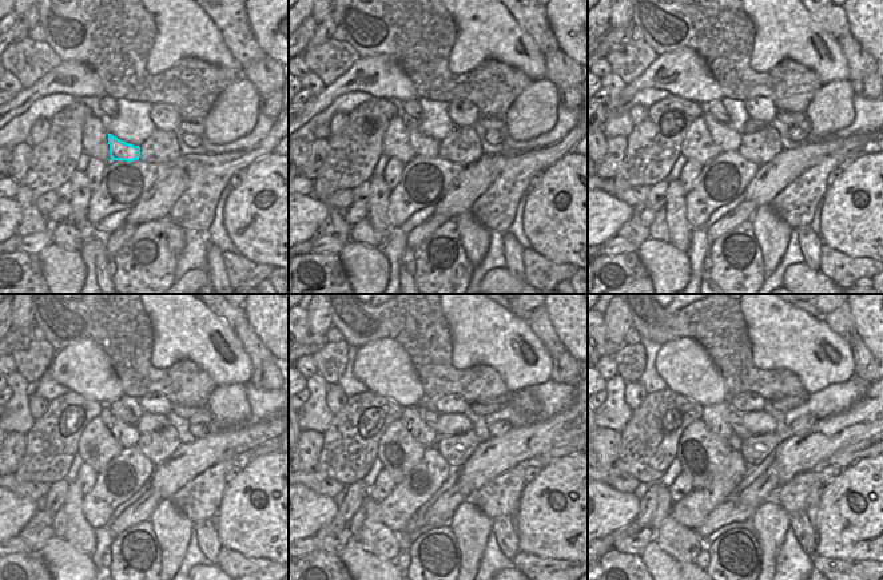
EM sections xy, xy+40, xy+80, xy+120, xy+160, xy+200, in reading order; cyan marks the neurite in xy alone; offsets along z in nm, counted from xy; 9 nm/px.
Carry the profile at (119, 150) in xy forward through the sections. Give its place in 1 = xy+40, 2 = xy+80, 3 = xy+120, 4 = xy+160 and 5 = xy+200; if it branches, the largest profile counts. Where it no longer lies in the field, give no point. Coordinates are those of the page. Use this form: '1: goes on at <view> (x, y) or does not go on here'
1: goes on at xy+40 (424, 146)
2: goes on at xy+80 (726, 139)
3: goes on at xy+120 (127, 436)
4: goes on at xy+160 (424, 434)
5: goes on at xy+200 (714, 416)

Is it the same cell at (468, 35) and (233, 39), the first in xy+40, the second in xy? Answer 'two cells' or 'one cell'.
two cells

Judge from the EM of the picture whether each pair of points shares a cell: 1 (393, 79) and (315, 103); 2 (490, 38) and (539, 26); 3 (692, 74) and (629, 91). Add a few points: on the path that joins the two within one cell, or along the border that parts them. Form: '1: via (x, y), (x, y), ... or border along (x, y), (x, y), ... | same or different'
1: via (374, 84), (338, 87), (334, 90) | same
2: border along (509, 14), (531, 36), (543, 55) | different
3: via (676, 80), (673, 83), (645, 82) | same

